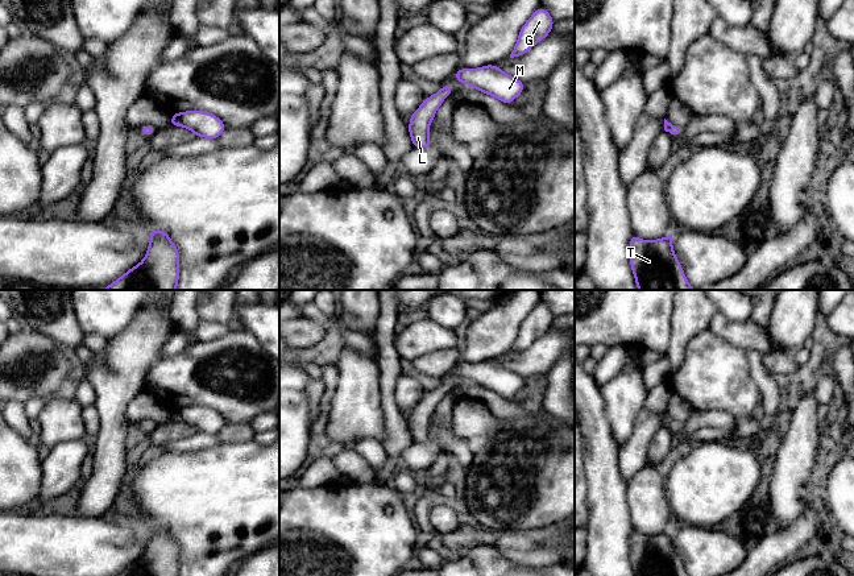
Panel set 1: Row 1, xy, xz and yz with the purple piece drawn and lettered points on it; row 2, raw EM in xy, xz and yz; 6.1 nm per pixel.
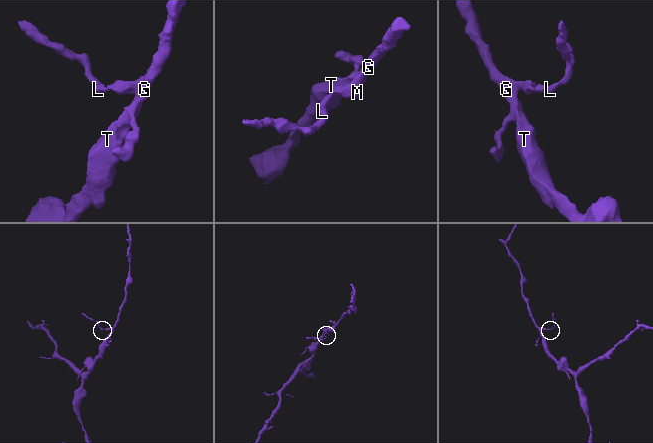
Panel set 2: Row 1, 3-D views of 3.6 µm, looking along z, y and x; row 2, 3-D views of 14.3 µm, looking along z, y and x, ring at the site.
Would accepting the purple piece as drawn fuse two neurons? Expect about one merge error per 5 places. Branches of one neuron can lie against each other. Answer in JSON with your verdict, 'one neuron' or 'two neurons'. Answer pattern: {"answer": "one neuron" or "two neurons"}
{"answer": "one neuron"}

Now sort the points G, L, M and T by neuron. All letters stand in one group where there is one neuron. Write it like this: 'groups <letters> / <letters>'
groups G L M T

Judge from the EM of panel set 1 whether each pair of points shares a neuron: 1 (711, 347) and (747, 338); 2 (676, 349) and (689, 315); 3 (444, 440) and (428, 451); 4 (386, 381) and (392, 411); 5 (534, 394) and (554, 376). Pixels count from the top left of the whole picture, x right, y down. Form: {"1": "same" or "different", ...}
{"1": "different", "2": "same", "3": "different", "4": "same", "5": "different"}

